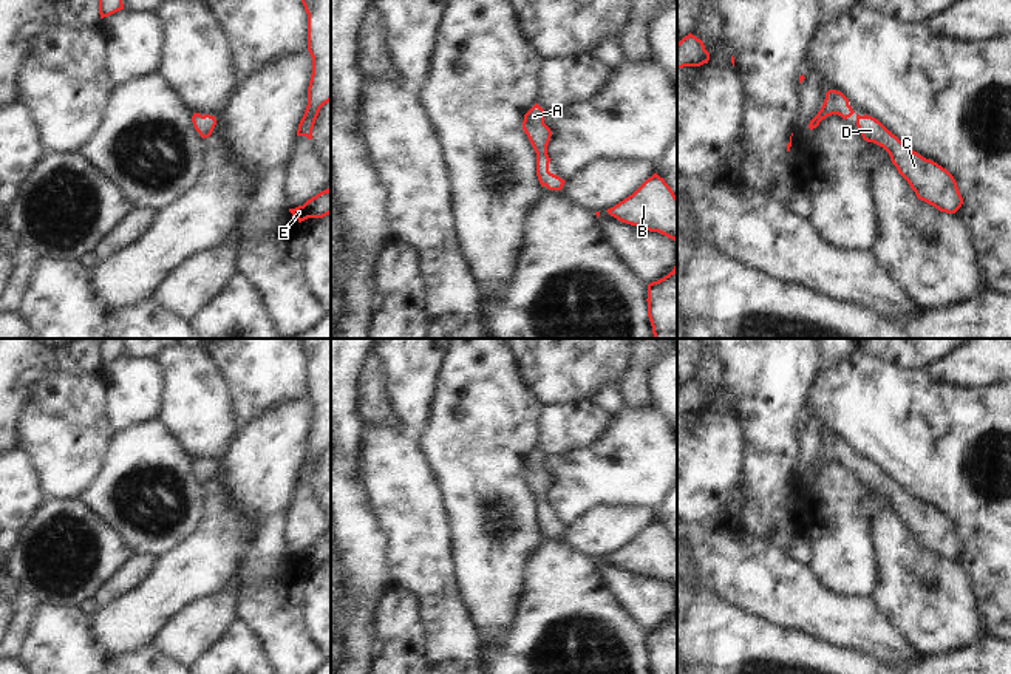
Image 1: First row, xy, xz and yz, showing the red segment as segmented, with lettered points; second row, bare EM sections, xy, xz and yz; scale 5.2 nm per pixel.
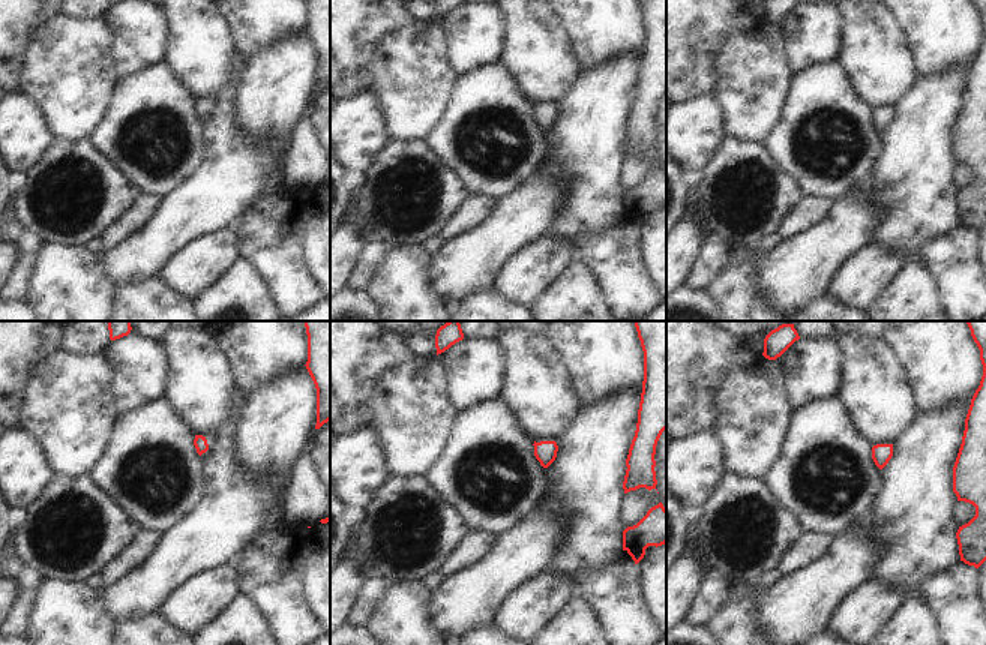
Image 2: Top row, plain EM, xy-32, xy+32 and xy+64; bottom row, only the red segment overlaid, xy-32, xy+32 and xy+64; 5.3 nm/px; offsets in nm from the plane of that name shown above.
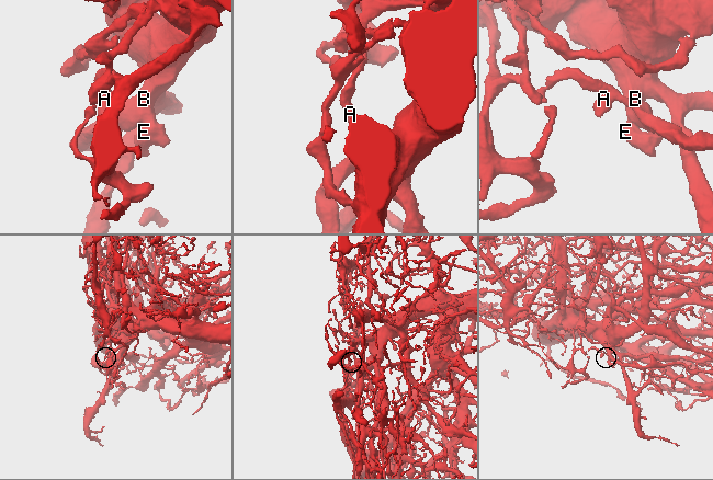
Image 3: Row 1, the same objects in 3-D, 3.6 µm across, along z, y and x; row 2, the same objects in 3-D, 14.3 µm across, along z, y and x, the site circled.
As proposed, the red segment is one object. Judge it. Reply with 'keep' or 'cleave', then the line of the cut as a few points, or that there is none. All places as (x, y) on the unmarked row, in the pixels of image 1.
keep; no cut

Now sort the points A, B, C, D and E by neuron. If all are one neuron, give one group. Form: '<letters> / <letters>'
A B C D E

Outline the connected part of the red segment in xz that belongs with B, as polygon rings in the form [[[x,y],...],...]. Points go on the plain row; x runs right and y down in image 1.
[[[657,519],[606,558],[621,569],[659,578],[677,591],[677,543]]]

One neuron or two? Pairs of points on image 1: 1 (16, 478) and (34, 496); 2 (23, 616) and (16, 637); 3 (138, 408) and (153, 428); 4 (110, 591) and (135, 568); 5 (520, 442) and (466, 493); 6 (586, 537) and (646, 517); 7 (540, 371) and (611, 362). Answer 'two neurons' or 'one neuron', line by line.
1: one neuron
2: one neuron
3: two neurons
4: one neuron
5: one neuron
6: one neuron
7: one neuron

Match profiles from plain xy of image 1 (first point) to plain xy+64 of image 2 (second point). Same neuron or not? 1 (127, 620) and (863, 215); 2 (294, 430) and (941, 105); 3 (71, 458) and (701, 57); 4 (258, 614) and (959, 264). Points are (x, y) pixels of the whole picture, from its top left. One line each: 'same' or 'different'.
1: same
2: same
3: different
4: same

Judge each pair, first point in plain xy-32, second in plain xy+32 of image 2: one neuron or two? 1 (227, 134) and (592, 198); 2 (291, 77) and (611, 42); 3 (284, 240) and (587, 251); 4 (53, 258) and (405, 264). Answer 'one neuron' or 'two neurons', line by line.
1: two neurons
2: two neurons
3: one neuron
4: one neuron

